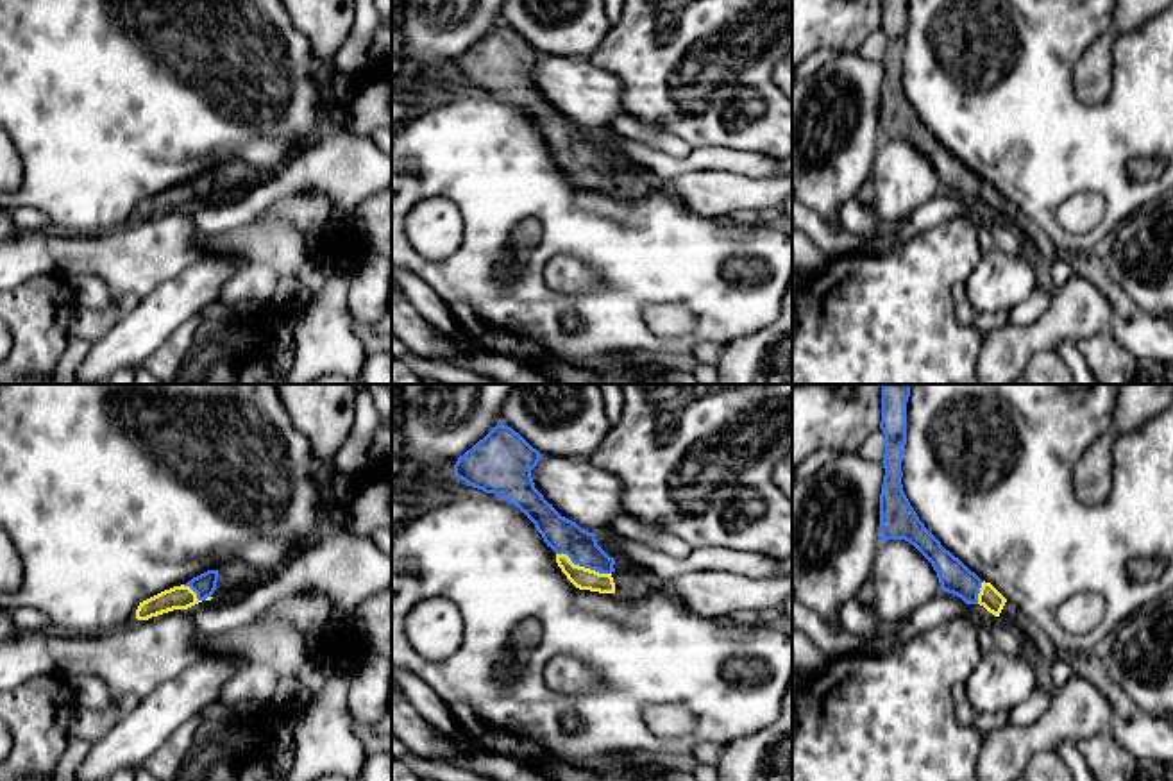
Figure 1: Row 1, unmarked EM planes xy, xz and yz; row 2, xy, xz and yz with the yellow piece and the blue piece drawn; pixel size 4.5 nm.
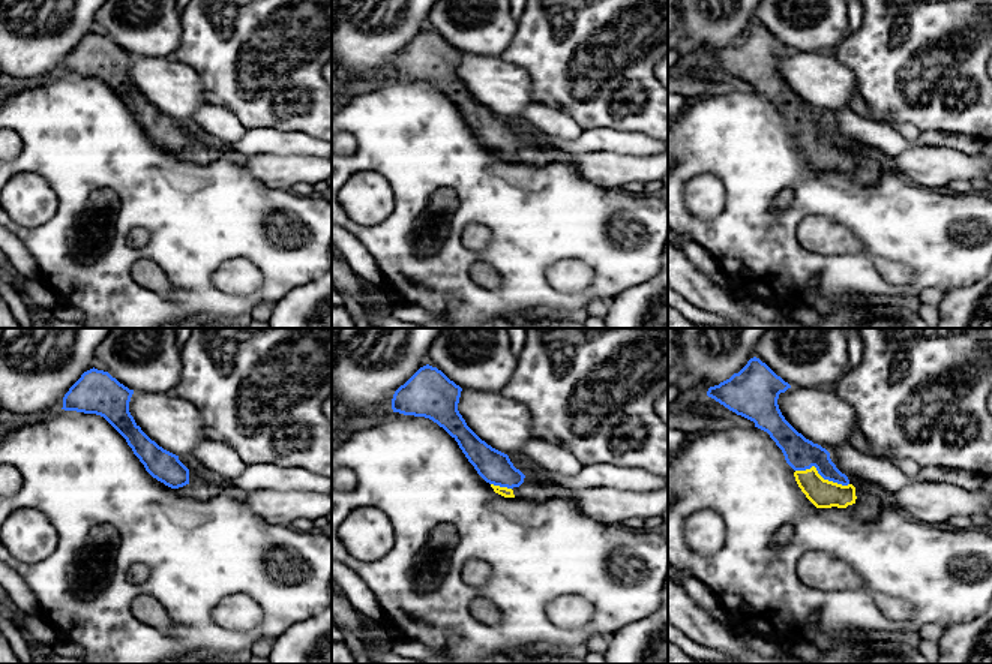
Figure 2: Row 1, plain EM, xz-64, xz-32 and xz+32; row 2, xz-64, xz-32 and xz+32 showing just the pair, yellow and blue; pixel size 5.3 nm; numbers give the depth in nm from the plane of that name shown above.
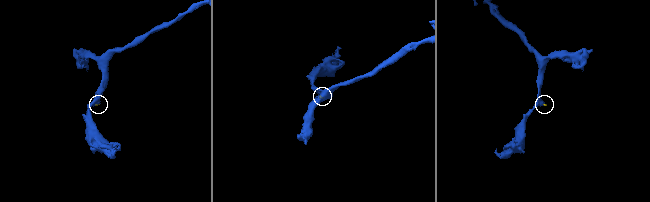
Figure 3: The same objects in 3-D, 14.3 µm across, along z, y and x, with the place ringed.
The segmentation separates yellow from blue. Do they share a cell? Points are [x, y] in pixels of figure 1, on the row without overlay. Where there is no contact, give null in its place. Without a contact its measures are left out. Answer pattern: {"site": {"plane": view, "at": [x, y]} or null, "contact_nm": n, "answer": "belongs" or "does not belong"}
{"site": {"plane": "xz", "at": [583, 167]}, "contact_nm": 260, "answer": "belongs"}

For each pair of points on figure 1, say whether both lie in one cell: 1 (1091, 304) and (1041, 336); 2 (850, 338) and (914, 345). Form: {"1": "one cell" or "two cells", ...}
{"1": "one cell", "2": "one cell"}

